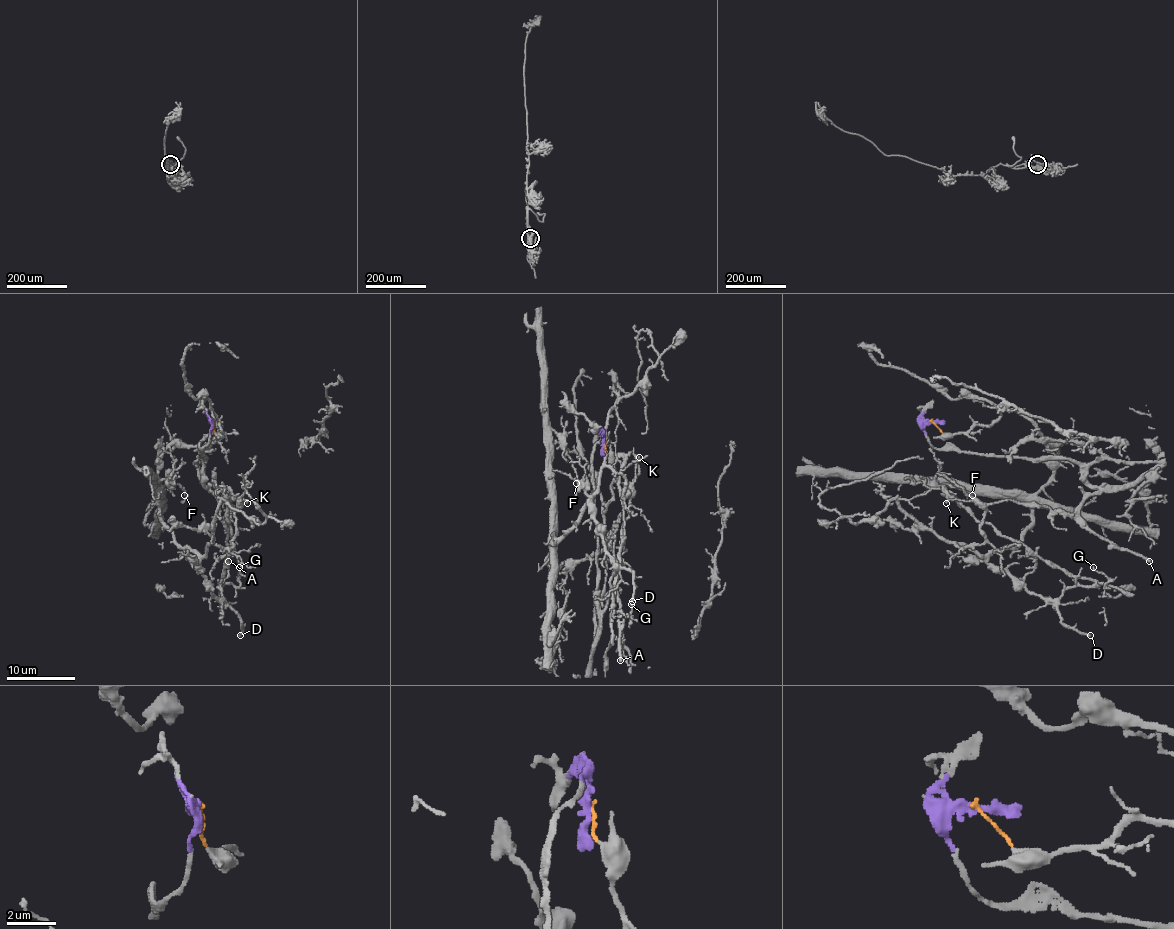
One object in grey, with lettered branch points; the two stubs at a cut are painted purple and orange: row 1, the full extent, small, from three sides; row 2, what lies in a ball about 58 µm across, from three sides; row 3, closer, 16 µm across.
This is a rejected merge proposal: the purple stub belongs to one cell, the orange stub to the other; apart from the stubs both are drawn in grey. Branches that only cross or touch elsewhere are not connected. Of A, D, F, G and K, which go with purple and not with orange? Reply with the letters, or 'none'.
A

